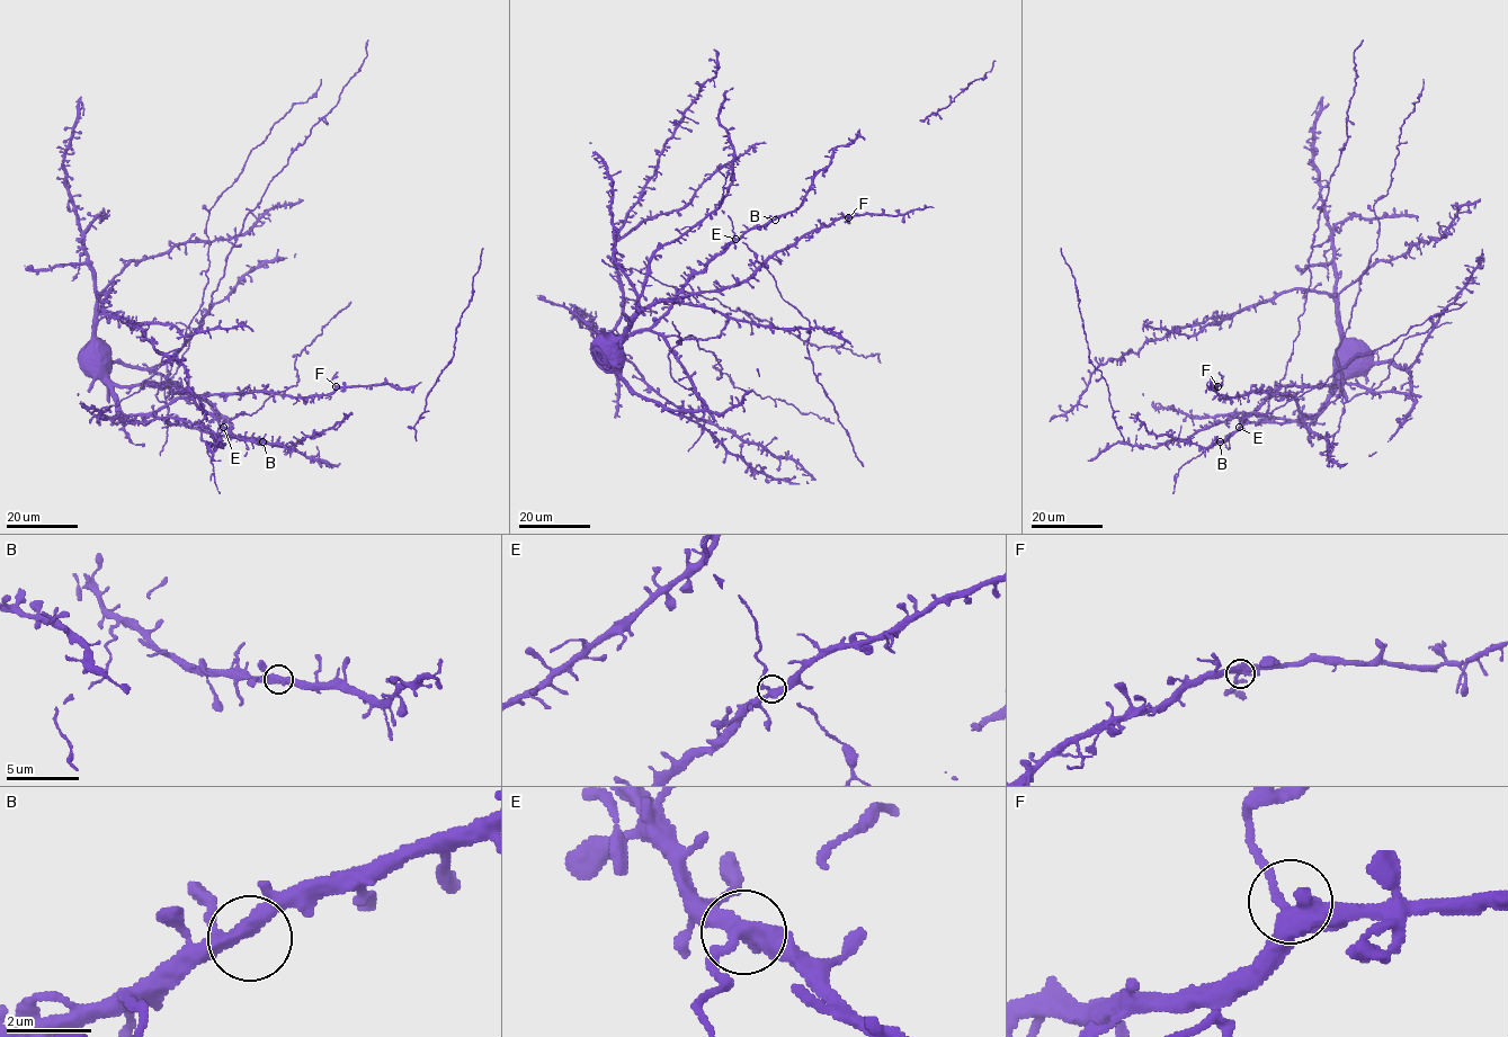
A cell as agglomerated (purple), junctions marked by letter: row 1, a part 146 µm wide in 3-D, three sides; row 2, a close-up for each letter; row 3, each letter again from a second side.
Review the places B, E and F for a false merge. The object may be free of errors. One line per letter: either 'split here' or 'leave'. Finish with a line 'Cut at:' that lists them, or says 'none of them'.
B: leave
E: split here
F: leave
Cut at: E

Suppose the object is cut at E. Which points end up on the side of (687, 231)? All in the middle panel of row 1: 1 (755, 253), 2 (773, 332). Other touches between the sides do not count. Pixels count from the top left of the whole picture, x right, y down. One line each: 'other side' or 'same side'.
1: other side
2: same side

